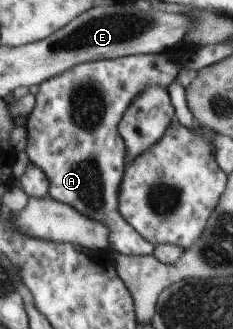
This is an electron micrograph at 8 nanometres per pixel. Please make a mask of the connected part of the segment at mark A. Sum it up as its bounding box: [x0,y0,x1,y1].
[24,51,181,256]

